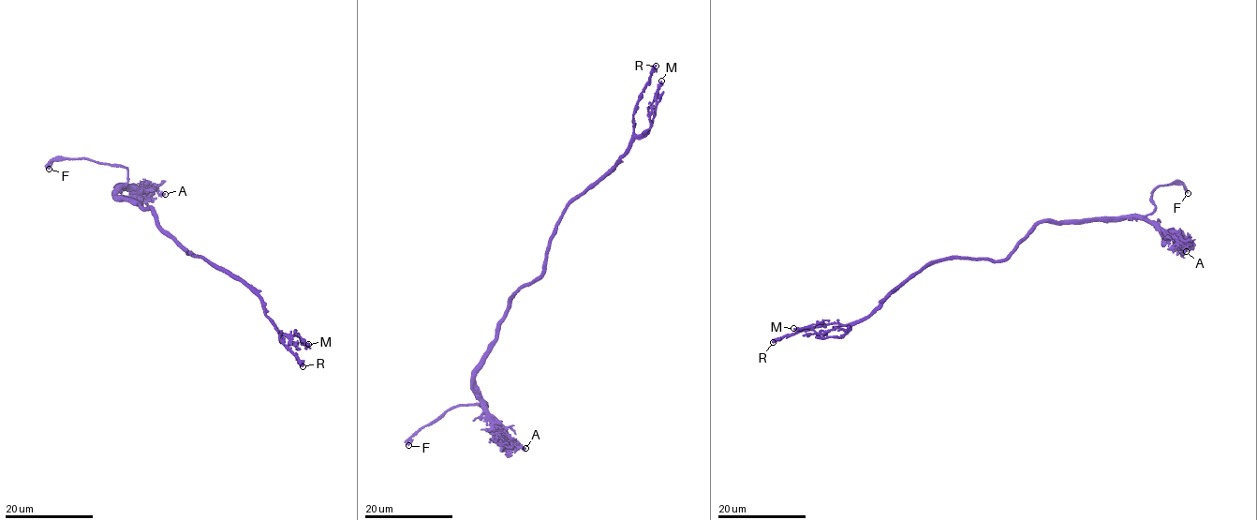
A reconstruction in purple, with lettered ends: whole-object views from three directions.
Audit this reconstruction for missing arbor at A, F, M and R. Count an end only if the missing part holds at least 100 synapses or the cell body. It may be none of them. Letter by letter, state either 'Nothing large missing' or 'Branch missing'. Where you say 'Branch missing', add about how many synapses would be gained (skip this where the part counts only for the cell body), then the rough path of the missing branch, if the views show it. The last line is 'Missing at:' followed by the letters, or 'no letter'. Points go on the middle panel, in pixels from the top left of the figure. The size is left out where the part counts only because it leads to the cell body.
A: Nothing large missing
F: Branch missing. Course of what is missing: (408, 445), (415, 462)
M: Nothing large missing
R: Nothing large missing
Missing at: F

